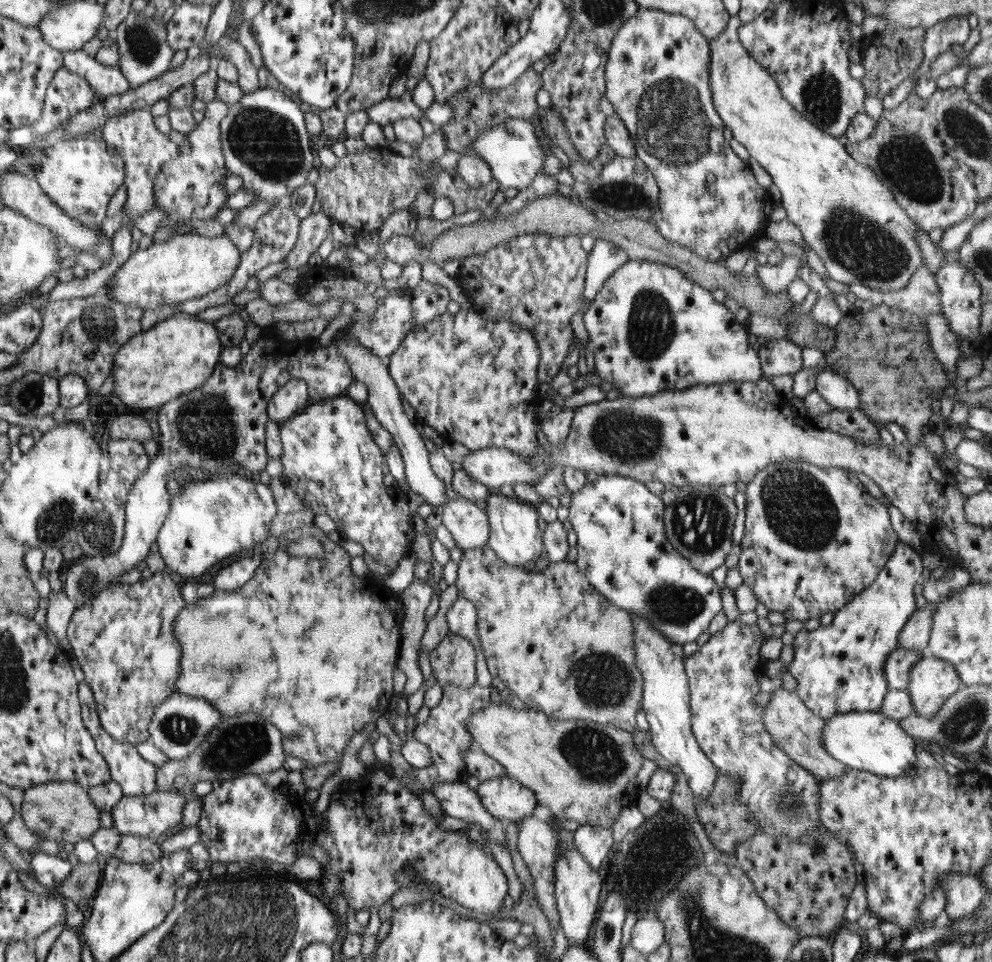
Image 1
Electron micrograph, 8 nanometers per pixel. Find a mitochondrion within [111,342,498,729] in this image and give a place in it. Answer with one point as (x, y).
(205, 426)

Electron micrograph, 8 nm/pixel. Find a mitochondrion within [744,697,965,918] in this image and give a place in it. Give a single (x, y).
(786, 801)

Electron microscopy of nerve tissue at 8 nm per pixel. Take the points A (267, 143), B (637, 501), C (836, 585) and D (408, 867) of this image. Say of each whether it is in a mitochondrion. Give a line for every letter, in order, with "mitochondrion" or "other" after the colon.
A: mitochondrion
B: other
C: other
D: other

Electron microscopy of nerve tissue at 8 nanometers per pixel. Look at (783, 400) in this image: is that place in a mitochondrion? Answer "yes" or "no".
no

